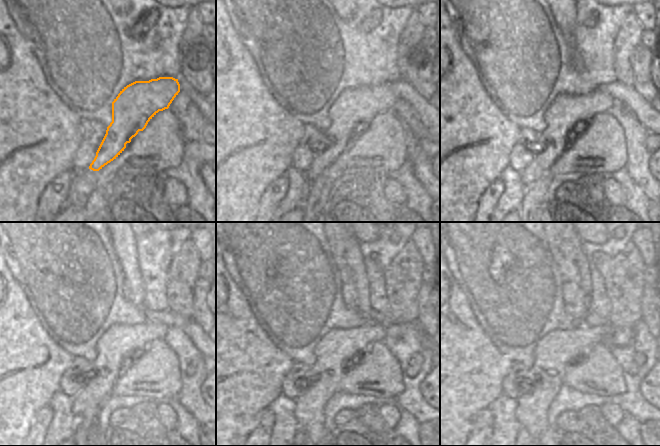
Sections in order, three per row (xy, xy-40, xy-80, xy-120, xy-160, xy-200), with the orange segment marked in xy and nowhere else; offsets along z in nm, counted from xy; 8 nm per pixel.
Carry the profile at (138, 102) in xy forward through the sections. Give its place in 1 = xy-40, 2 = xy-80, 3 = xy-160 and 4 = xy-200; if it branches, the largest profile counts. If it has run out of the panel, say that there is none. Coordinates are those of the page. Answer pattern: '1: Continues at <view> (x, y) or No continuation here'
1: Continues at xy-40 (350, 115)
2: Continues at xy-80 (569, 117)
3: Continues at xy-160 (339, 348)
4: Continues at xy-200 (559, 350).

